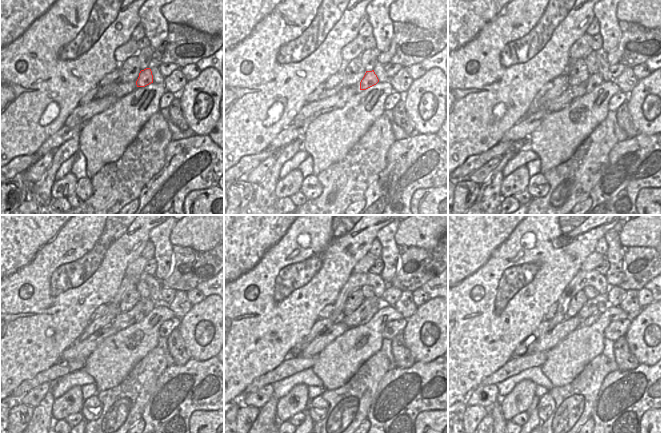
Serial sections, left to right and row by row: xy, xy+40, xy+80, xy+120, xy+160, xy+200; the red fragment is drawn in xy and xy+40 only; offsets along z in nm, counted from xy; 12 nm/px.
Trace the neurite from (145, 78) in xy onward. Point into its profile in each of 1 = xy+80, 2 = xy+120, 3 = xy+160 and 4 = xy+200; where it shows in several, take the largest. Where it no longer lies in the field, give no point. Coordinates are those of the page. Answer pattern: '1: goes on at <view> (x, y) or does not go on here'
1: goes on at xy+80 (594, 80)
2: goes on at xy+120 (149, 304)
3: goes on at xy+160 (375, 309)
4: goes on at xy+200 (592, 319)

